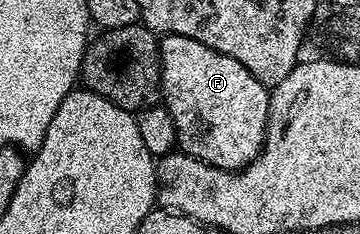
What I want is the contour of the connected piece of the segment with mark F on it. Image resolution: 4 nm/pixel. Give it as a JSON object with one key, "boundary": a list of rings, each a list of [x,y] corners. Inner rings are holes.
{"boundary":[[[165,34],[158,42],[162,64],[161,100],[176,123],[177,148],[217,169],[237,171],[258,158],[266,141],[271,90],[261,85],[236,59],[184,35]]]}

